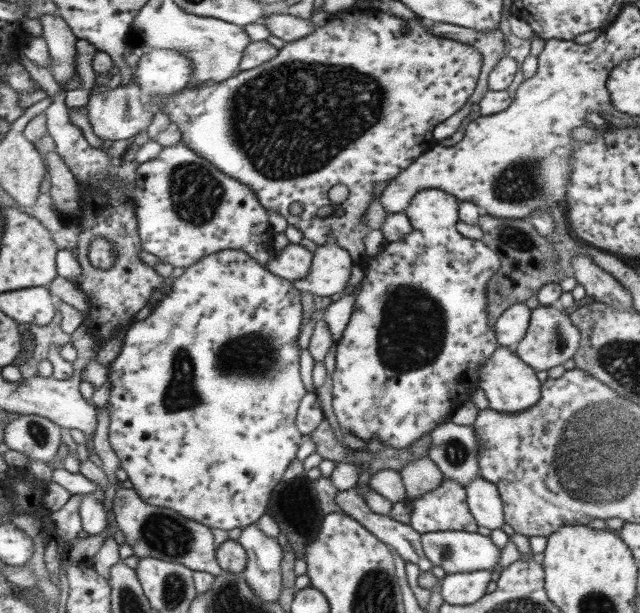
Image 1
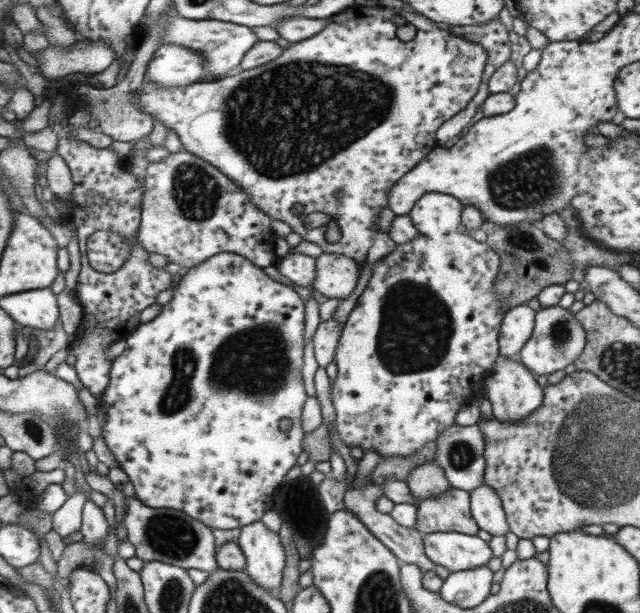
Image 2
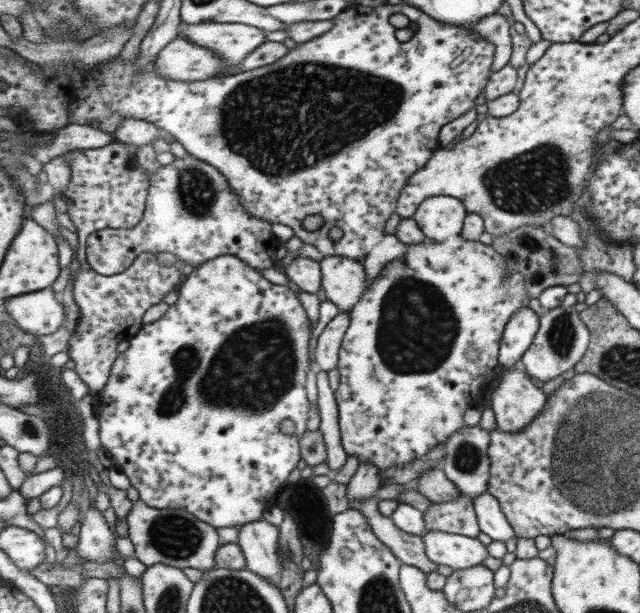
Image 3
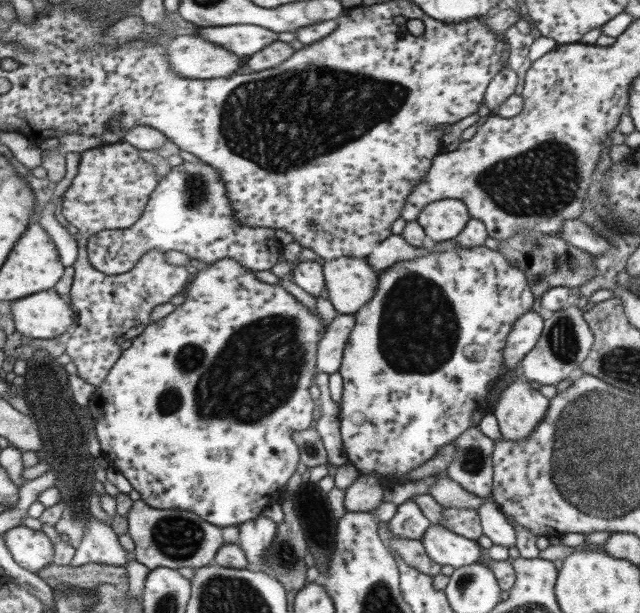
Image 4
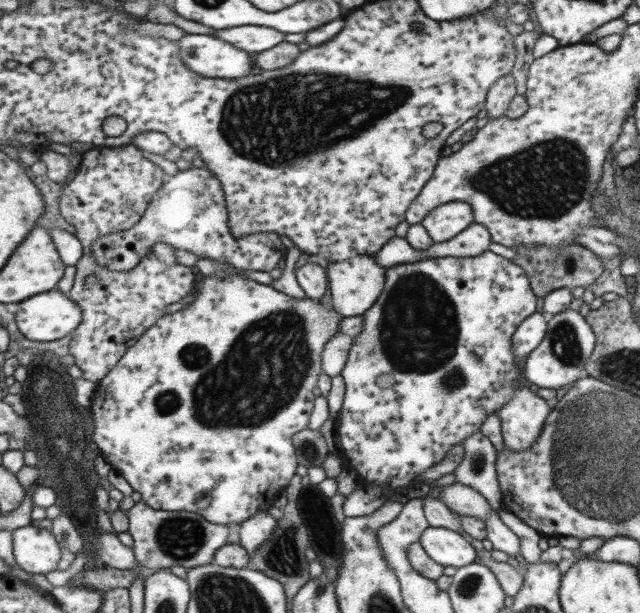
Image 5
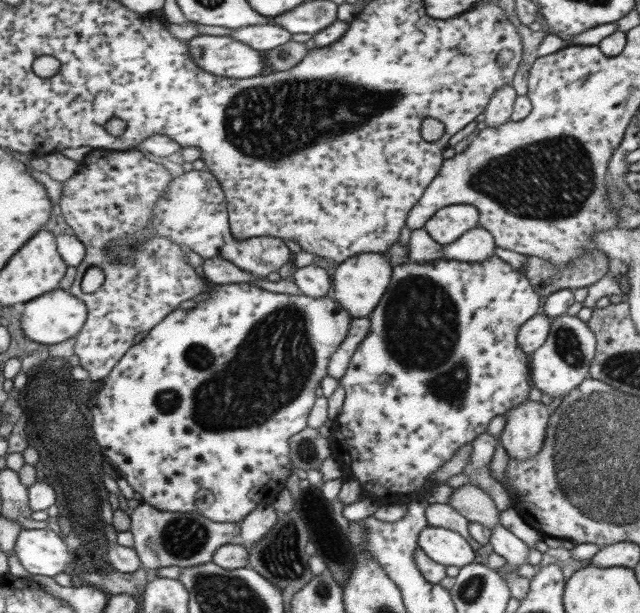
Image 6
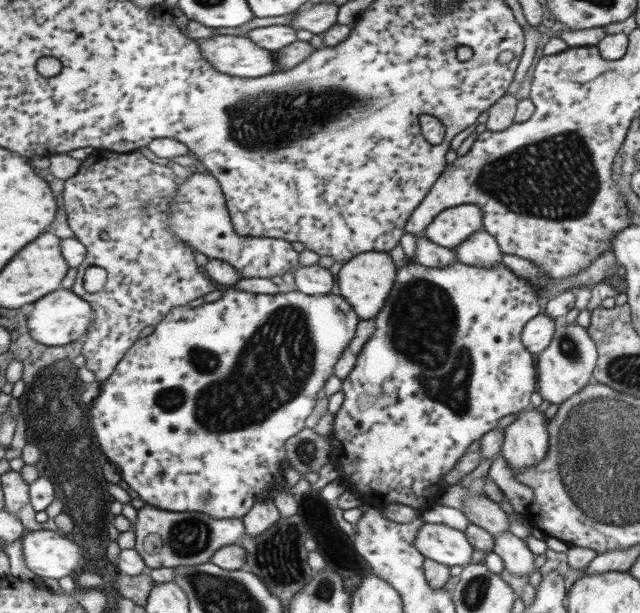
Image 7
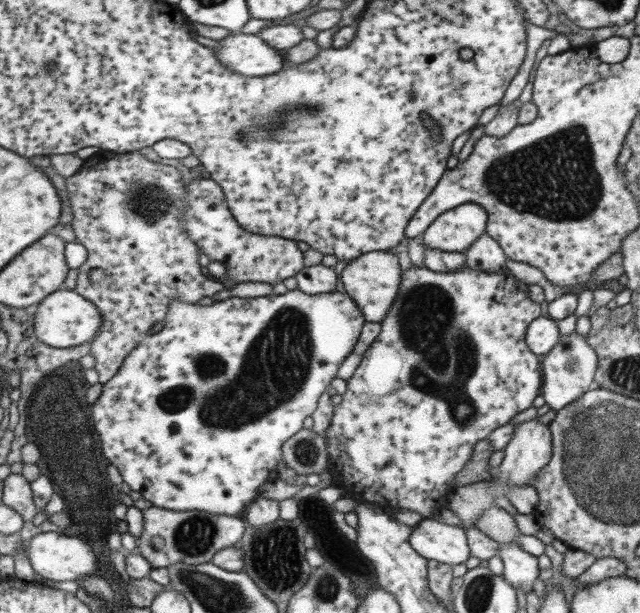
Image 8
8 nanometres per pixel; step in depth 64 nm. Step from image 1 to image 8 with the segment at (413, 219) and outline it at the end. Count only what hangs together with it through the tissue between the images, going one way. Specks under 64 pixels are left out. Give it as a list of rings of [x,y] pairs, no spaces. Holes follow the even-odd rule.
[[[463,203],[439,214],[419,236],[429,250],[463,253],[485,232],[487,213],[478,204]]]

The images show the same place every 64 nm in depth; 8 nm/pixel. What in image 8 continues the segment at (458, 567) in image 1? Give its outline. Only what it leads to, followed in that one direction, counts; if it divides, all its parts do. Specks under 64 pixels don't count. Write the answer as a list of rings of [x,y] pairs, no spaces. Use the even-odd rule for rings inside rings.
[[[421,519],[412,526],[409,546],[426,560],[455,565],[469,558],[465,531],[461,527]]]

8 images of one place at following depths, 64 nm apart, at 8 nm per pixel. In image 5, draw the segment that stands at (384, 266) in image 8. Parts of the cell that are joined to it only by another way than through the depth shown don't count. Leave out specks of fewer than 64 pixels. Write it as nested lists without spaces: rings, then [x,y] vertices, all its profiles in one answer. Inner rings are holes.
[[[373,254],[355,255],[351,259],[331,262],[324,270],[331,296],[331,308],[342,317],[363,315],[383,290],[386,268],[375,263]]]

